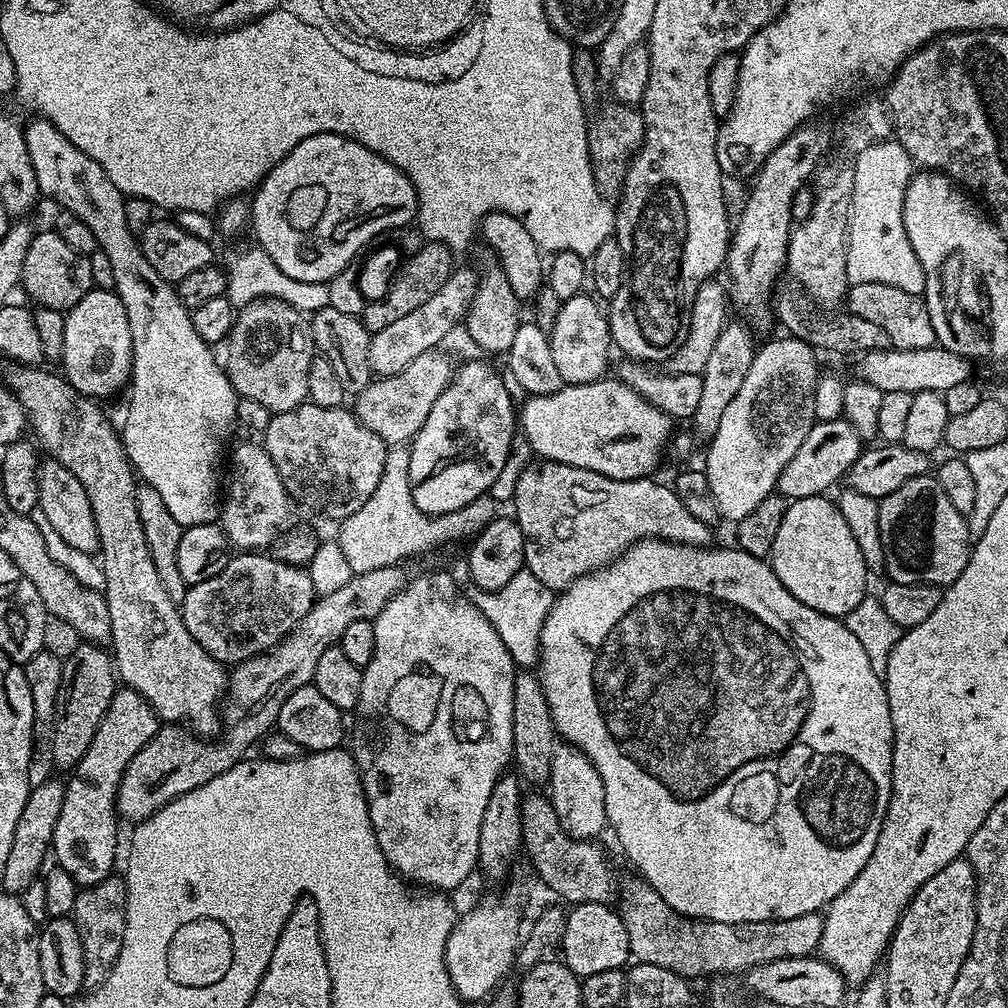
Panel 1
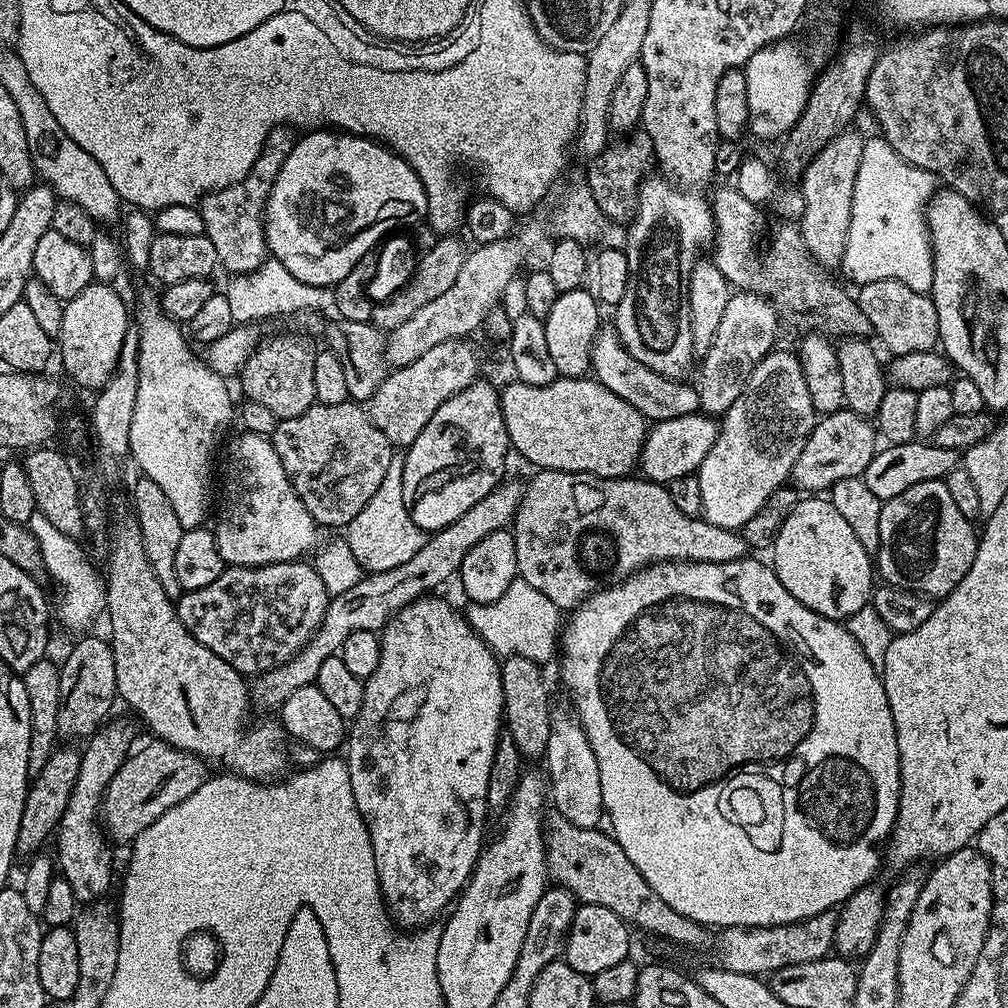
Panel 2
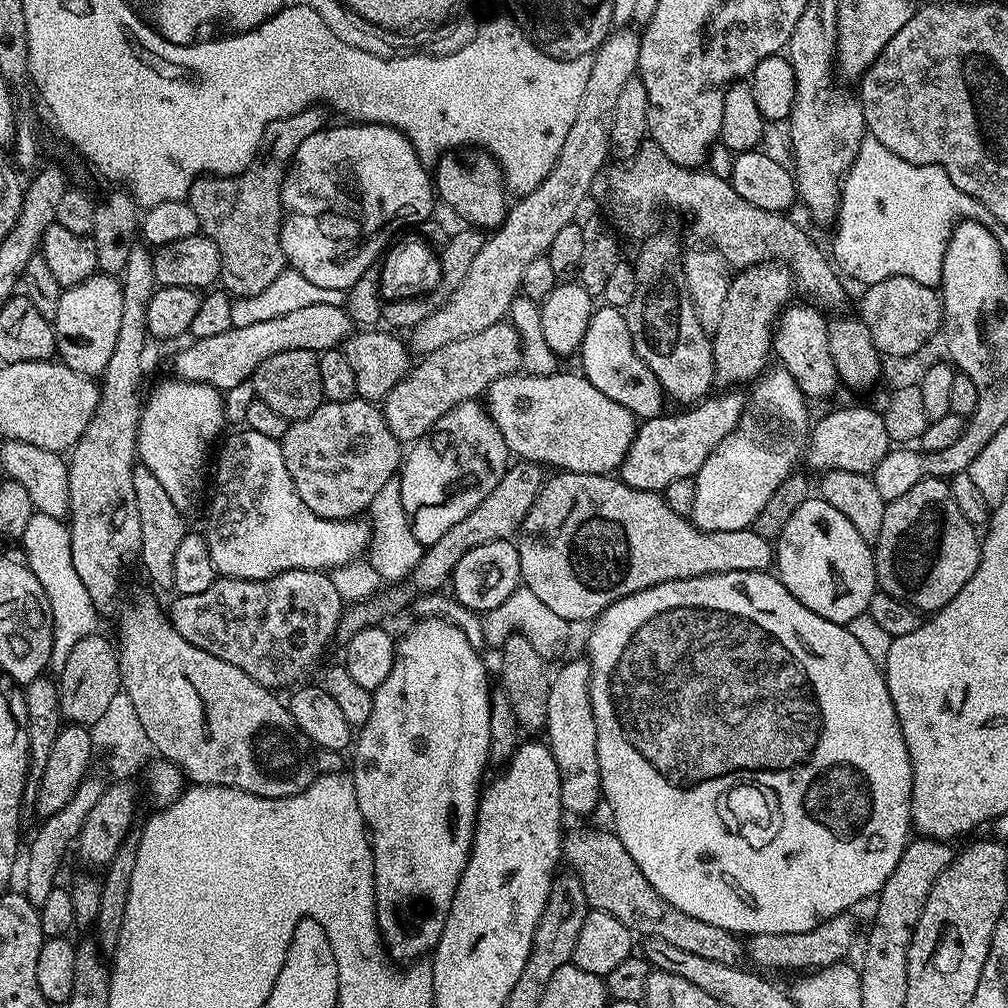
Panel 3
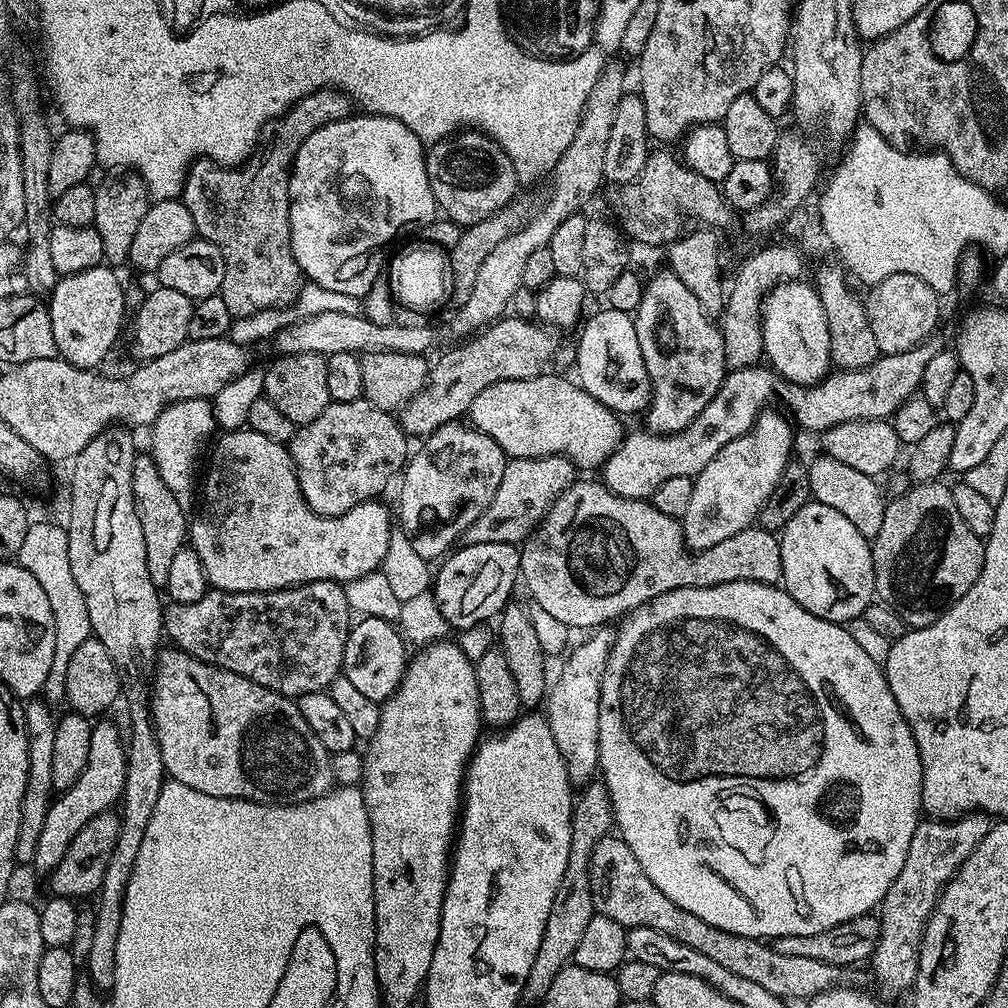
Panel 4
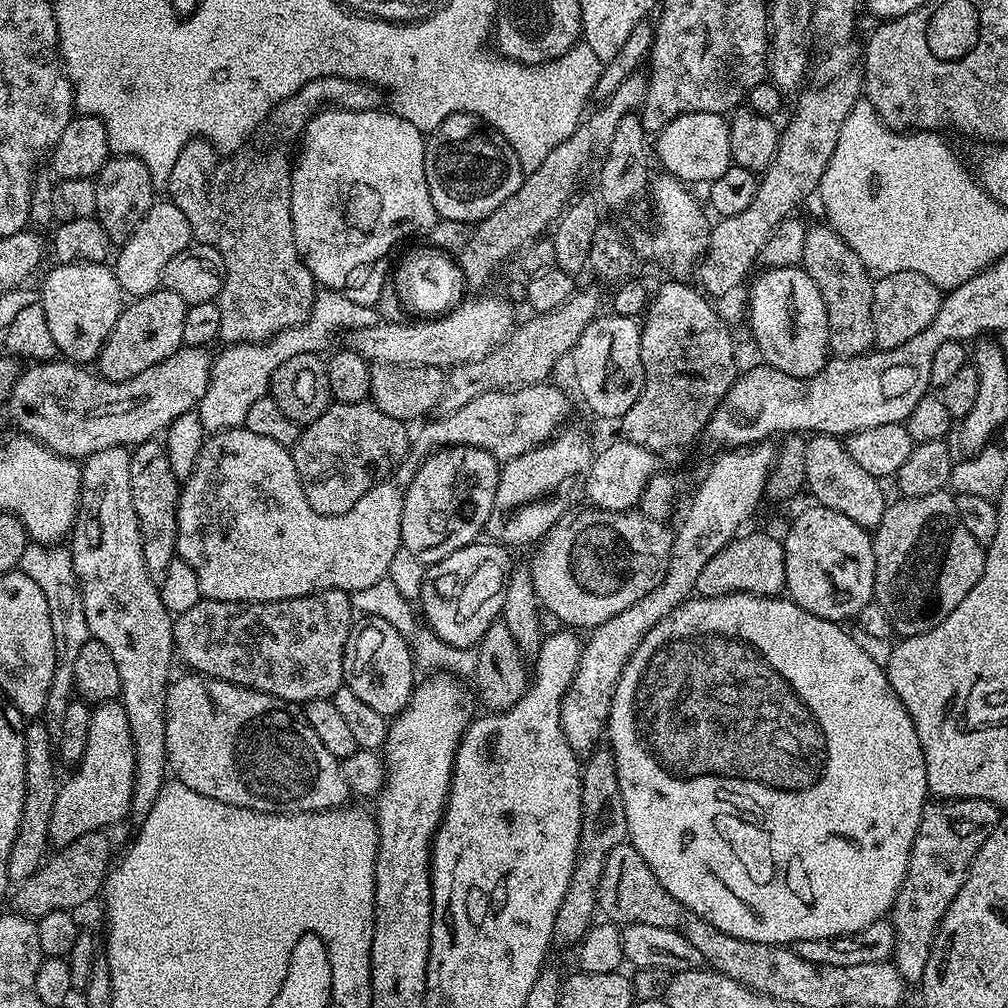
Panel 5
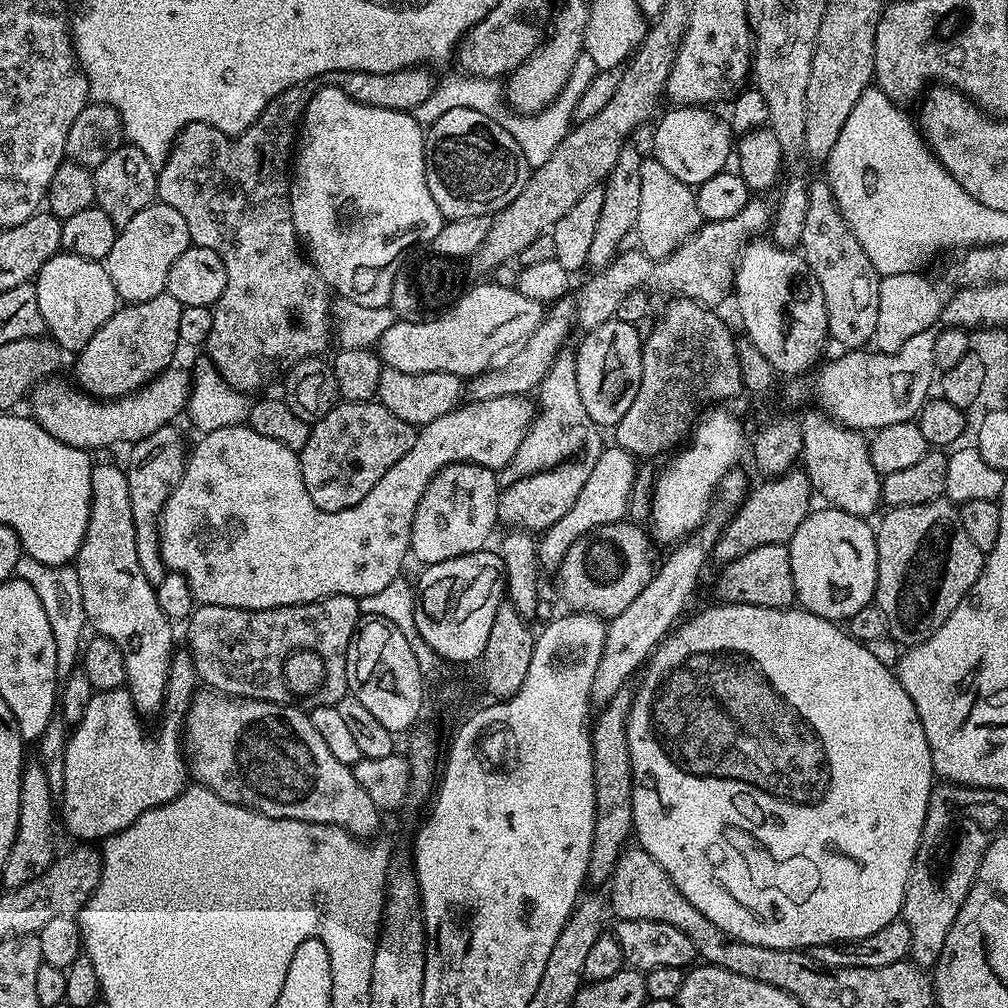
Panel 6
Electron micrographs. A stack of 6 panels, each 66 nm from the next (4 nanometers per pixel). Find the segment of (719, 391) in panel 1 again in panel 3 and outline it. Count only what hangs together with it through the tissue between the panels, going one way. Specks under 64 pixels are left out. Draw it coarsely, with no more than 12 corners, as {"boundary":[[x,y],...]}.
{"boundary":[[779,262],[732,276],[710,336],[714,381],[749,385],[769,367],[793,292]]}

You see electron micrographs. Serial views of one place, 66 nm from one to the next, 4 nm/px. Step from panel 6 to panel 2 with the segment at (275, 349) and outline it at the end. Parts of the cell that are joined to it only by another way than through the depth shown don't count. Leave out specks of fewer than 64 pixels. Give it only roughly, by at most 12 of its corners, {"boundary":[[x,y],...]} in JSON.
{"boundary":[[275,128],[250,174],[198,205],[228,274],[269,259],[264,211],[293,143]]}

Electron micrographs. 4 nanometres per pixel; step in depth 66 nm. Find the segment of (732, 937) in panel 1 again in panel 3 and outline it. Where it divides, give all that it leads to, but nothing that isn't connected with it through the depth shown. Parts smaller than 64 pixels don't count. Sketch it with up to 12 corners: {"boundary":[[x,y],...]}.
{"boundary":[[851,911],[802,934],[747,937],[757,969],[839,964],[856,940]]}

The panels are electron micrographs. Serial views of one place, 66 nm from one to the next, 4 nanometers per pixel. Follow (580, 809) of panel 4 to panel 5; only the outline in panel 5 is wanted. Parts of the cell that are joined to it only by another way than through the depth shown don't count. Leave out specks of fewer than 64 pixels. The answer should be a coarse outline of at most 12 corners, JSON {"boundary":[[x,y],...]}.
{"boundary":[[611,747],[580,773],[582,830],[553,945],[579,945],[598,916],[606,858],[628,840]]}

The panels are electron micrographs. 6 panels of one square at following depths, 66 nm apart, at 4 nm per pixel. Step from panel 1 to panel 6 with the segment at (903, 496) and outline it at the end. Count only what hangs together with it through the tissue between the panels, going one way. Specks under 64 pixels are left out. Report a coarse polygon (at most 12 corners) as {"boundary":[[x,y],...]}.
{"boundary":[[947,498],[875,525],[874,603],[901,646],[926,642],[985,553]]}

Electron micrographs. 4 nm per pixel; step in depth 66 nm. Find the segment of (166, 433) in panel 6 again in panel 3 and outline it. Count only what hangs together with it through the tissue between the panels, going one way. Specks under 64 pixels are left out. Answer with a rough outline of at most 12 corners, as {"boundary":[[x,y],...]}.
{"boundary":[[142,463],[133,468],[139,563],[174,589],[186,516]]}

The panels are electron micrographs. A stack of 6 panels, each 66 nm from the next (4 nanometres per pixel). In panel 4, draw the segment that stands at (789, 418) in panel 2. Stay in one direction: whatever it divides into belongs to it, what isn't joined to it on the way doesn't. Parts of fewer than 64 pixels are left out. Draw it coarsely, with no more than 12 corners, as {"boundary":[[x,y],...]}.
{"boundary":[[761,412],[694,477],[693,553],[753,527],[794,452]]}

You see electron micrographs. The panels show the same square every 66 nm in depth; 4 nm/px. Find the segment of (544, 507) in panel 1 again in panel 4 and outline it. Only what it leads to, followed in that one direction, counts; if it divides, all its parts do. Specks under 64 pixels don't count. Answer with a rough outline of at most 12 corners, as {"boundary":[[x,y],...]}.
{"boundary":[[580,478],[523,541],[533,605],[595,630],[675,588],[779,585],[777,533],[693,554]]}

